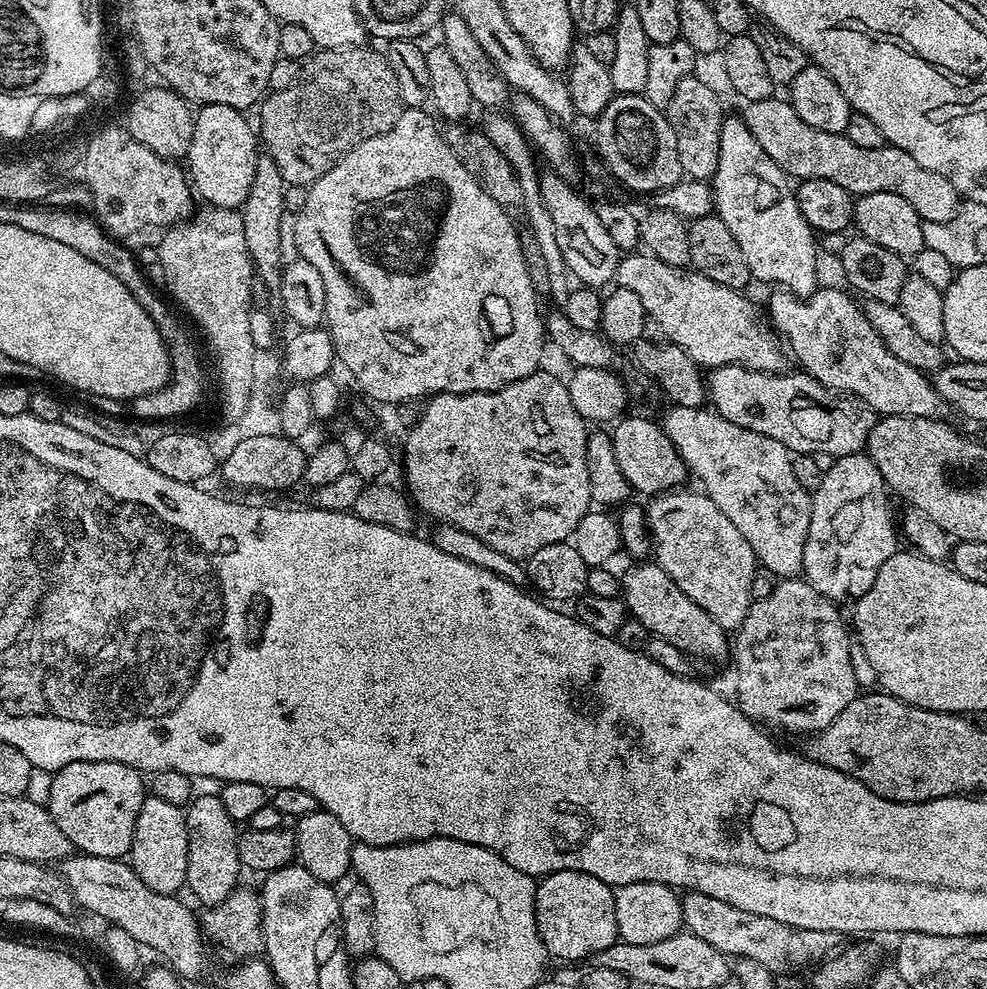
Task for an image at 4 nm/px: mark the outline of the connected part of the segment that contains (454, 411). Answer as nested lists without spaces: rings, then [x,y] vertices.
[[[547,370],[530,374],[502,390],[493,392],[443,392],[431,397],[423,405],[418,422],[413,428],[407,429],[408,437],[404,440],[404,480],[408,483],[407,495],[419,511],[421,508],[426,515],[433,516],[433,521],[453,524],[455,528],[466,530],[466,534],[474,534],[474,538],[486,542],[486,546],[498,550],[498,554],[506,554],[521,562],[527,561],[528,557],[534,554],[534,550],[542,550],[542,546],[565,543],[573,535],[583,516],[593,507],[590,474],[586,470],[586,442],[589,431],[589,425],[578,414],[578,410],[574,410],[574,402],[570,402],[567,383],[563,379],[551,376]]]

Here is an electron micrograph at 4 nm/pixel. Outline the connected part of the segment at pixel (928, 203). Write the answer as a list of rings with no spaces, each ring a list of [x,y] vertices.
[[[787,99],[749,100],[743,107],[742,119],[746,122],[750,134],[754,134],[754,138],[758,138],[758,146],[762,146],[762,150],[766,150],[766,154],[770,154],[770,158],[774,158],[774,162],[778,162],[781,170],[797,181],[834,182],[856,198],[866,194],[893,192],[906,198],[906,202],[910,202],[910,206],[914,206],[920,219],[925,222],[942,222],[943,224],[950,222],[961,206],[960,191],[952,185],[950,178],[942,178],[942,174],[934,174],[934,170],[926,170],[926,166],[918,166],[918,162],[914,162],[914,158],[910,154],[906,154],[906,150],[891,146],[878,150],[866,150],[863,146],[854,146],[854,142],[850,142],[850,138],[846,138],[841,133],[814,130],[814,126],[806,126],[806,122],[802,122],[802,118],[798,118],[798,114]]]

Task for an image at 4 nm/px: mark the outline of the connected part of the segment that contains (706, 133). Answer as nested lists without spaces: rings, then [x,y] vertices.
[[[693,74],[678,82],[678,90],[674,90],[666,115],[670,130],[674,130],[674,142],[678,142],[678,162],[682,162],[684,176],[708,182],[718,170],[718,142],[722,138],[726,109],[720,105],[715,90],[698,77]]]

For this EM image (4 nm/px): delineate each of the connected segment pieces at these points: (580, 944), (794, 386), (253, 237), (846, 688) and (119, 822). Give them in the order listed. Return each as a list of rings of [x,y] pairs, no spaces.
[[[562,870],[543,877],[536,886],[536,925],[549,957],[587,962],[598,950],[617,943],[615,896],[613,885],[590,874]]]
[[[722,365],[707,373],[706,396],[719,416],[734,422],[734,426],[742,426],[746,430],[766,434],[766,438],[774,438],[774,442],[782,442],[782,446],[786,446],[793,454],[815,454],[839,458],[863,453],[870,430],[878,419],[877,413],[860,400],[837,394],[831,388],[822,386],[807,372],[795,371],[788,370],[783,374],[752,372],[742,365]]]
[[[261,153],[256,160],[254,180],[251,182],[250,194],[240,213],[243,218],[243,229],[246,230],[246,246],[251,256],[253,269],[257,277],[272,292],[279,291],[281,286],[282,256],[280,246],[280,218],[286,210],[284,198],[288,186],[284,183],[281,171],[268,153]]]
[[[803,578],[781,579],[773,583],[766,598],[753,600],[730,644],[730,660],[736,663],[734,700],[742,714],[769,729],[785,728],[788,732],[811,734],[830,726],[830,722],[856,700],[856,668],[852,665],[852,648],[848,645],[850,628],[844,625],[836,608],[839,607],[818,594]]]
[[[79,760],[62,766],[51,780],[46,807],[77,853],[115,860],[131,853],[134,826],[146,799],[146,780],[137,769],[109,760]]]

